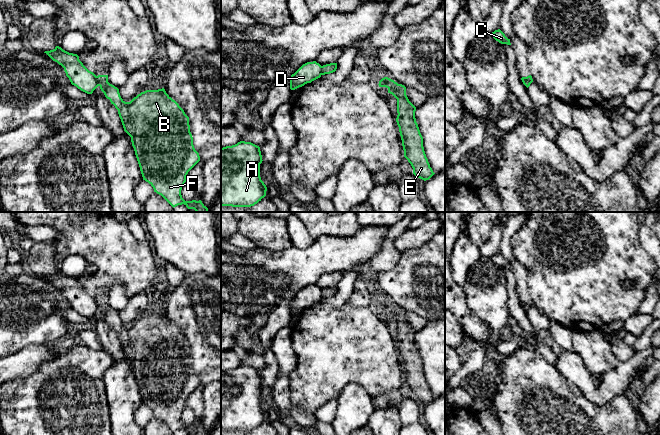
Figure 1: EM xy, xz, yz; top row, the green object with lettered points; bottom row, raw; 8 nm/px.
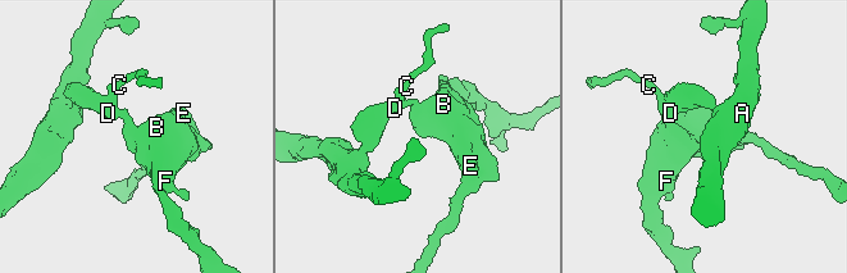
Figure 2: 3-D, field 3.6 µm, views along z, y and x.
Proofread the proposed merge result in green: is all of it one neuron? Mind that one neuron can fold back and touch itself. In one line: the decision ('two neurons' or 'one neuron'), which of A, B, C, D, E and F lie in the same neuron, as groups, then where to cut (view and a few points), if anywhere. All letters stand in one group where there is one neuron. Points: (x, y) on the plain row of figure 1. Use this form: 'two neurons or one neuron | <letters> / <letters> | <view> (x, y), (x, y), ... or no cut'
two neurons | A C D / B E F | xy (96, 300), (98, 309)

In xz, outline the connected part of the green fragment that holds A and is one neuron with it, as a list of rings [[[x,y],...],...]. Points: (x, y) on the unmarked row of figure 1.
[[[240,365],[221,372],[221,430],[251,431],[266,420],[267,411],[260,401],[260,371]]]

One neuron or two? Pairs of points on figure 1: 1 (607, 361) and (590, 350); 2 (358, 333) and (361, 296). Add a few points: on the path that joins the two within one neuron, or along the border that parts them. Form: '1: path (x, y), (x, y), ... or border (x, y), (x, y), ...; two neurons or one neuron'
1: path (603, 360), (594, 352); one neuron
2: border (346, 302), (352, 305), (375, 305); two neurons

